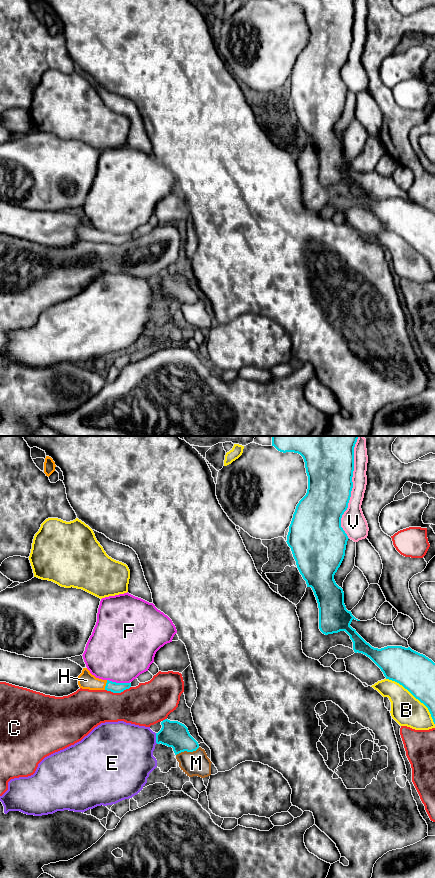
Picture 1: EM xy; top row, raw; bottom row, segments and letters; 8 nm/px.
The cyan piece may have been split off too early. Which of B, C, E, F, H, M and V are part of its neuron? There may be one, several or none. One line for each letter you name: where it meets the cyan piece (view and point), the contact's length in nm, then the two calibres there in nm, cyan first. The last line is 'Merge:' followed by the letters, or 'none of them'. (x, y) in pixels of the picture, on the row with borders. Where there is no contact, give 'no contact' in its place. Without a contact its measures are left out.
H: meets cyan in xy at (106, 685); contact 80 nm long; 90 nm thick on the cyan side, 140 nm on the other
Merge: H

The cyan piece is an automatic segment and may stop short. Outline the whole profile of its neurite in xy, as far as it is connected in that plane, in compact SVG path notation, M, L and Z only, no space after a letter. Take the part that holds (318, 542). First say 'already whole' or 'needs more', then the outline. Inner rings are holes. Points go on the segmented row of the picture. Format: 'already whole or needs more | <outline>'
already whole | M272 436L272 446L278 451L294 452L303 457L308 476L307 493L296 506L286 542L307 587L312 588L316 597L320 631L325 635L345 631L353 642L354 652L369 657L386 679L399 683L423 703L435 724L435 663L410 647L387 646L378 649L367 643L350 626L353 619L360 620L346 609L343 589L334 580L349 539L341 527L341 518L348 508L353 488L354 447L357 439L358 436Z

